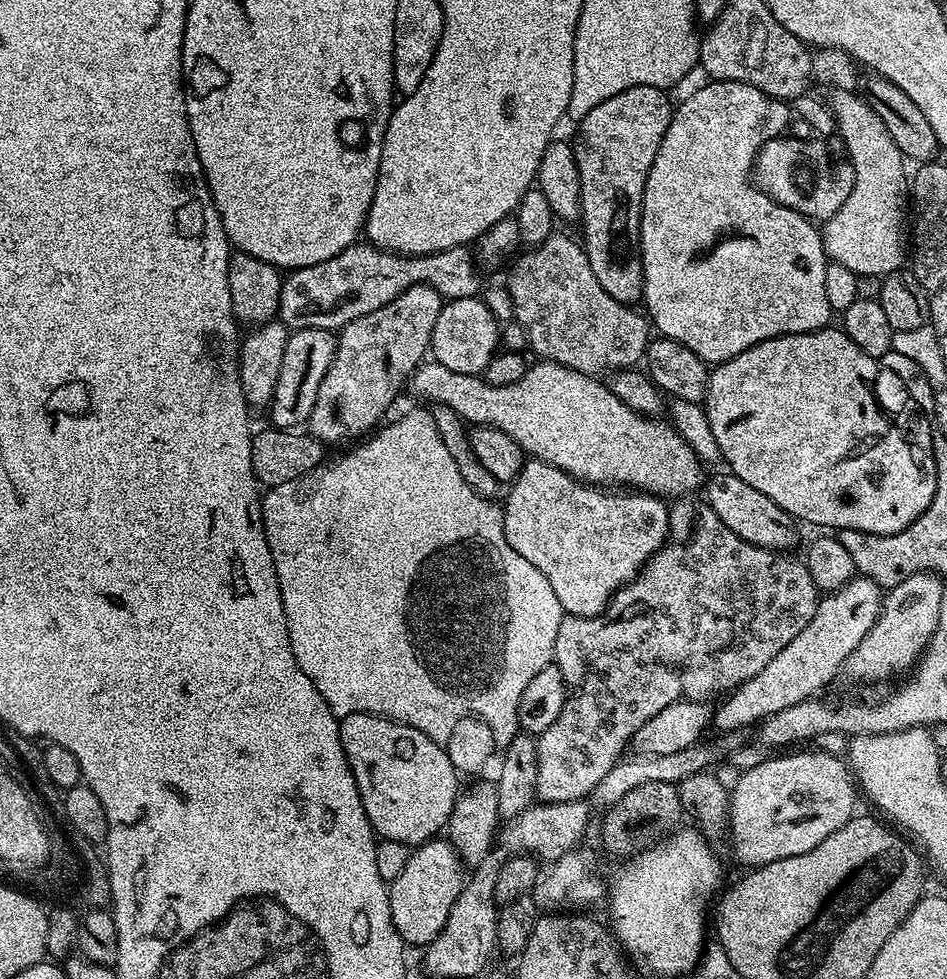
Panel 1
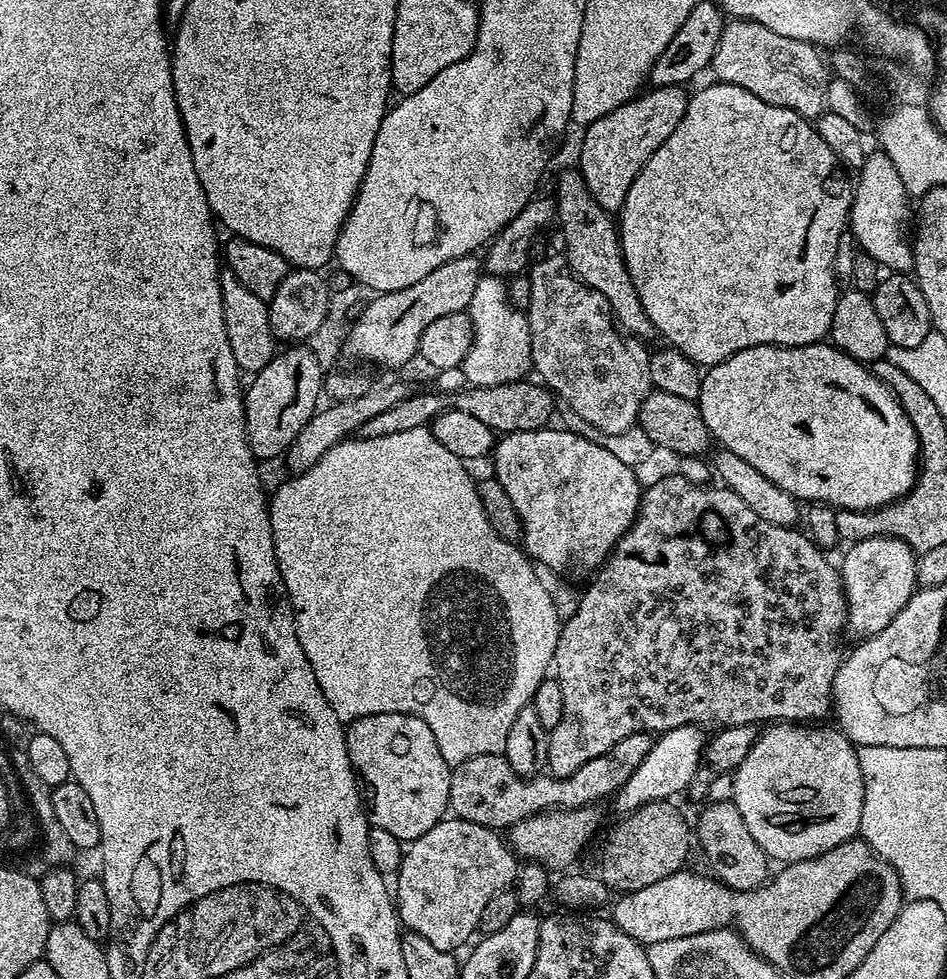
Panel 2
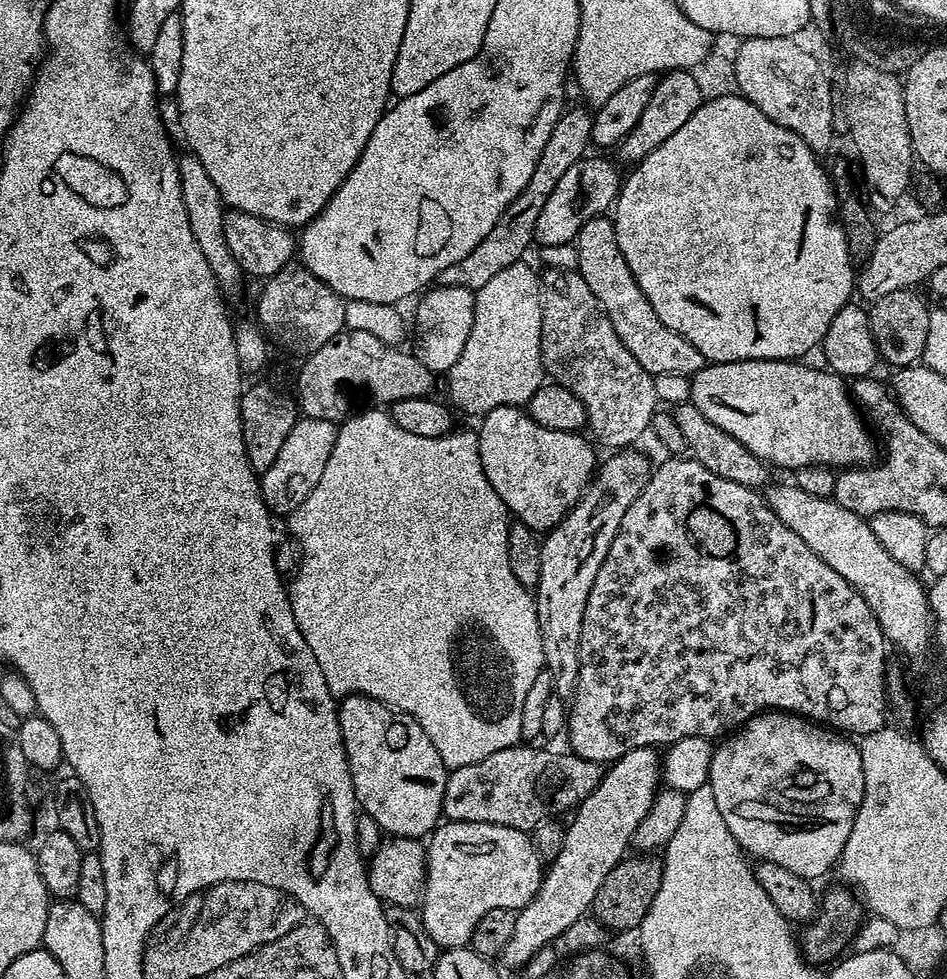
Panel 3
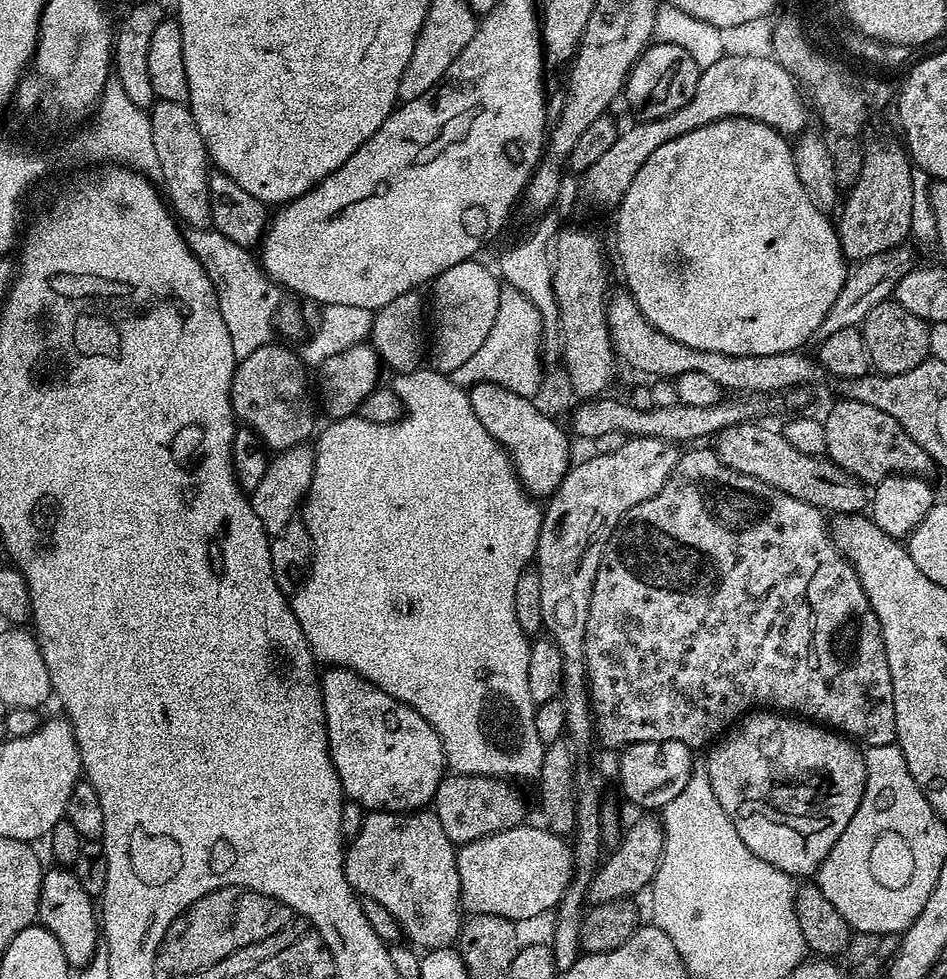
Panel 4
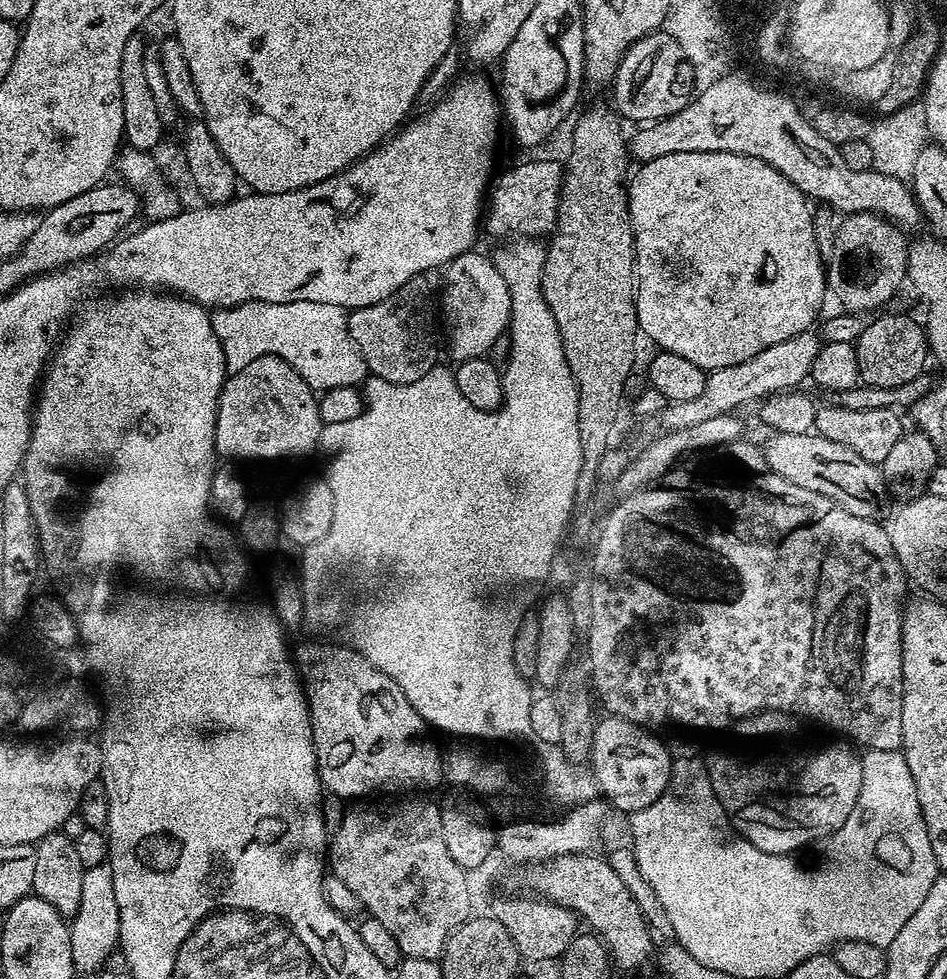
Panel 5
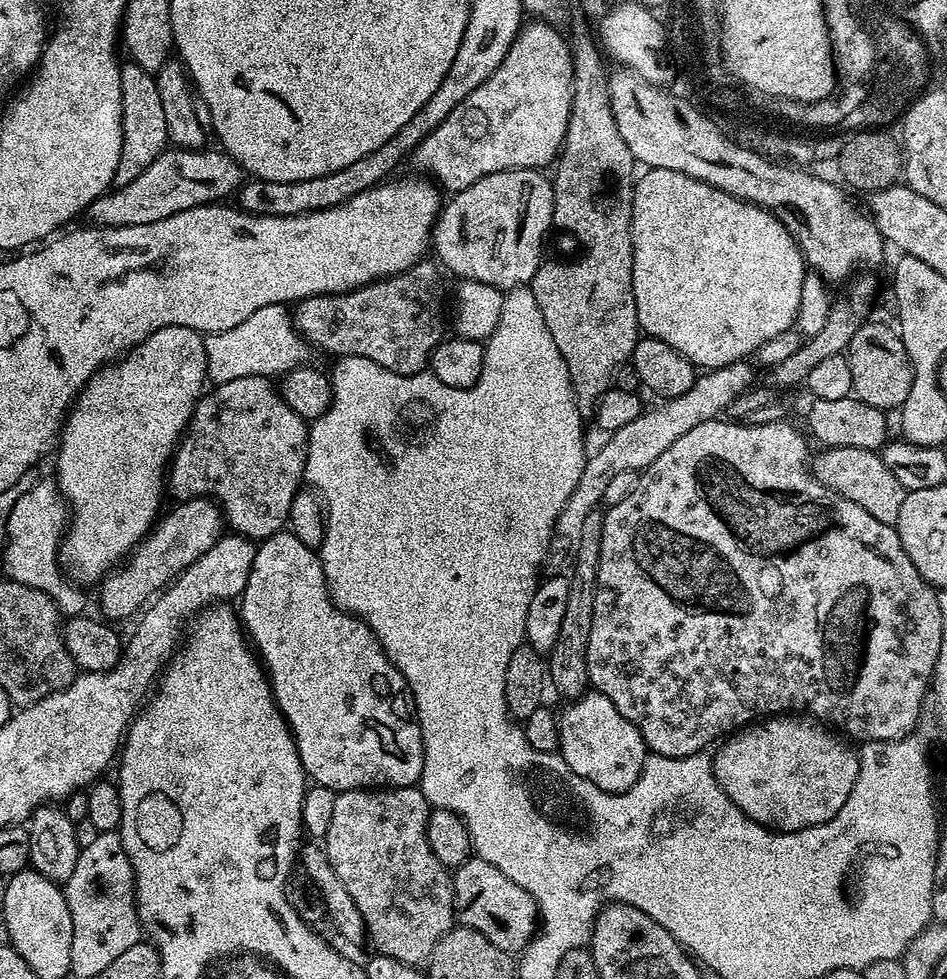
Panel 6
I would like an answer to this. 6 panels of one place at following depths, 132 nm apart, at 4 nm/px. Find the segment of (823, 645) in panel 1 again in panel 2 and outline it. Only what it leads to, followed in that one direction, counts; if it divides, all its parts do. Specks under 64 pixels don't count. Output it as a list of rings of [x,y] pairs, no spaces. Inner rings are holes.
[[[879,536],[878,538],[868,538],[866,540],[855,541],[852,548],[844,556],[844,561],[839,561],[840,581],[844,583],[844,597],[848,603],[848,623],[847,631],[853,632],[856,638],[867,638],[886,630],[890,622],[910,602],[912,593],[917,591],[918,581],[916,578],[917,553],[912,547],[893,536]],[[683,724],[672,728],[669,732],[661,732],[655,737],[650,754],[642,758],[642,766],[630,774],[619,791],[615,793],[614,801],[621,808],[621,813],[627,814],[655,800],[672,800],[676,795],[687,793],[695,772],[702,765],[702,757],[706,752],[705,729],[699,724]]]

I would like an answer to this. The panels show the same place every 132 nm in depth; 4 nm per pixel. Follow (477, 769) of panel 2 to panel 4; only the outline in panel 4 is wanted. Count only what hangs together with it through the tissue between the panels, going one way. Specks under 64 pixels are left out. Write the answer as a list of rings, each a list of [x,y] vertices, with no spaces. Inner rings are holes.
[[[445,775],[436,791],[434,811],[438,822],[442,822],[442,830],[446,830],[446,838],[450,838],[453,846],[459,846],[525,823],[524,800],[515,786],[504,778]]]

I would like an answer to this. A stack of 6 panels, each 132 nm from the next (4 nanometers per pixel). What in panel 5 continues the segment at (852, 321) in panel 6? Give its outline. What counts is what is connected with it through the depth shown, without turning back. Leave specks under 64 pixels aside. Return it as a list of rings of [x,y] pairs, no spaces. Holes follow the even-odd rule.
[[[872,212],[847,213],[839,221],[832,256],[826,262],[825,283],[843,311],[877,311],[903,286],[907,279],[909,245],[905,236],[903,229]]]

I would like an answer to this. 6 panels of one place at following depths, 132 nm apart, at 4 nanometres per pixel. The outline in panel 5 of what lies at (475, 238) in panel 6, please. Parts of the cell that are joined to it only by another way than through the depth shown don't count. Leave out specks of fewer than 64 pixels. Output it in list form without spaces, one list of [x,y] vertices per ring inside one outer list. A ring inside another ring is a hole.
[[[528,160],[525,164],[510,169],[500,181],[498,180],[491,185],[490,199],[486,204],[486,232],[488,228],[490,235],[504,236],[500,238],[547,237],[556,226],[560,187],[564,185],[564,164],[556,160]]]

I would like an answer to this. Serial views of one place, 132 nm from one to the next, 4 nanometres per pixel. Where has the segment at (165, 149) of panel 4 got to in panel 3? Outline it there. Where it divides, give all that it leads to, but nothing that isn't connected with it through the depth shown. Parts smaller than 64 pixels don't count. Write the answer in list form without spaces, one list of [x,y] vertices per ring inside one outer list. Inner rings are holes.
[[[184,154],[179,157],[178,174],[182,182],[182,198],[186,202],[186,218],[190,218],[190,231],[194,233],[194,242],[198,242],[202,254],[206,254],[206,262],[210,262],[210,270],[214,274],[216,284],[225,297],[231,298],[240,292],[246,283],[244,271],[234,262],[234,254],[230,254],[230,246],[226,246],[226,230],[222,230],[226,205],[218,194],[218,186],[214,186],[210,174],[206,174],[206,166],[194,155]]]

